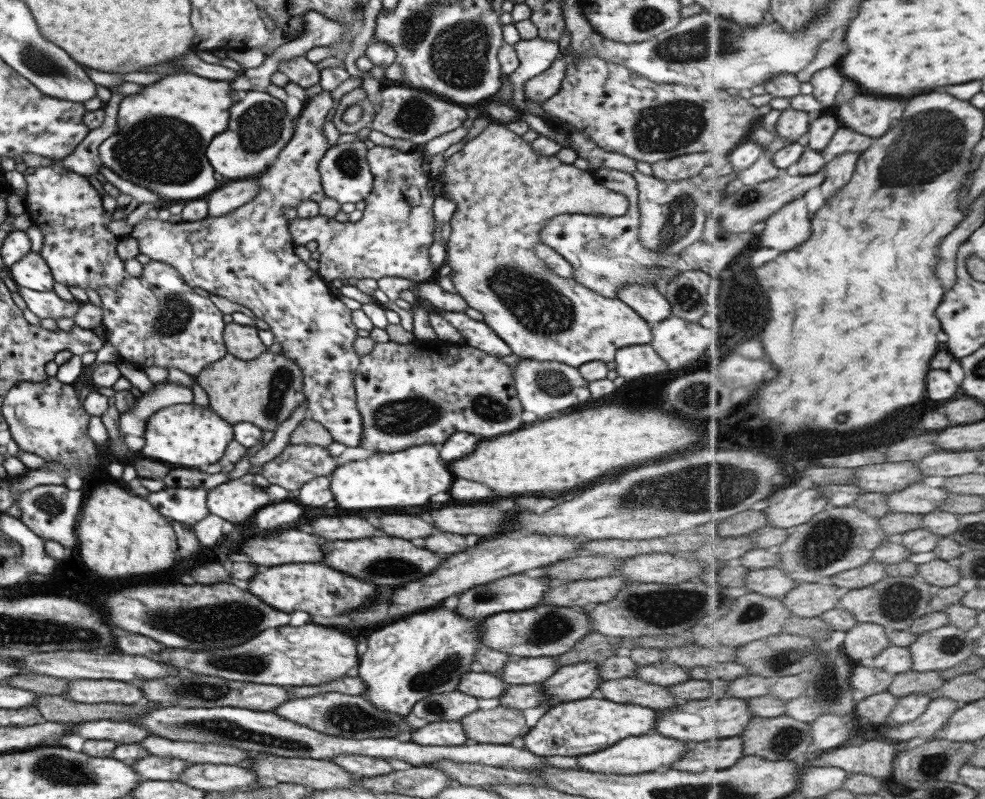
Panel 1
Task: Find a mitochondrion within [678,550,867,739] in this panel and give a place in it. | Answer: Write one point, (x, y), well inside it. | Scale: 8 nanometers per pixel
(826, 685)

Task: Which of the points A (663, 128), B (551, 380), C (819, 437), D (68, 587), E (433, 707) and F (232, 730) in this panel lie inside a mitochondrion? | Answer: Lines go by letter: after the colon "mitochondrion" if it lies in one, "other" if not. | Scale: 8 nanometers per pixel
A: mitochondrion
B: mitochondrion
C: other
D: other
E: mitochondrion
F: mitochondrion

